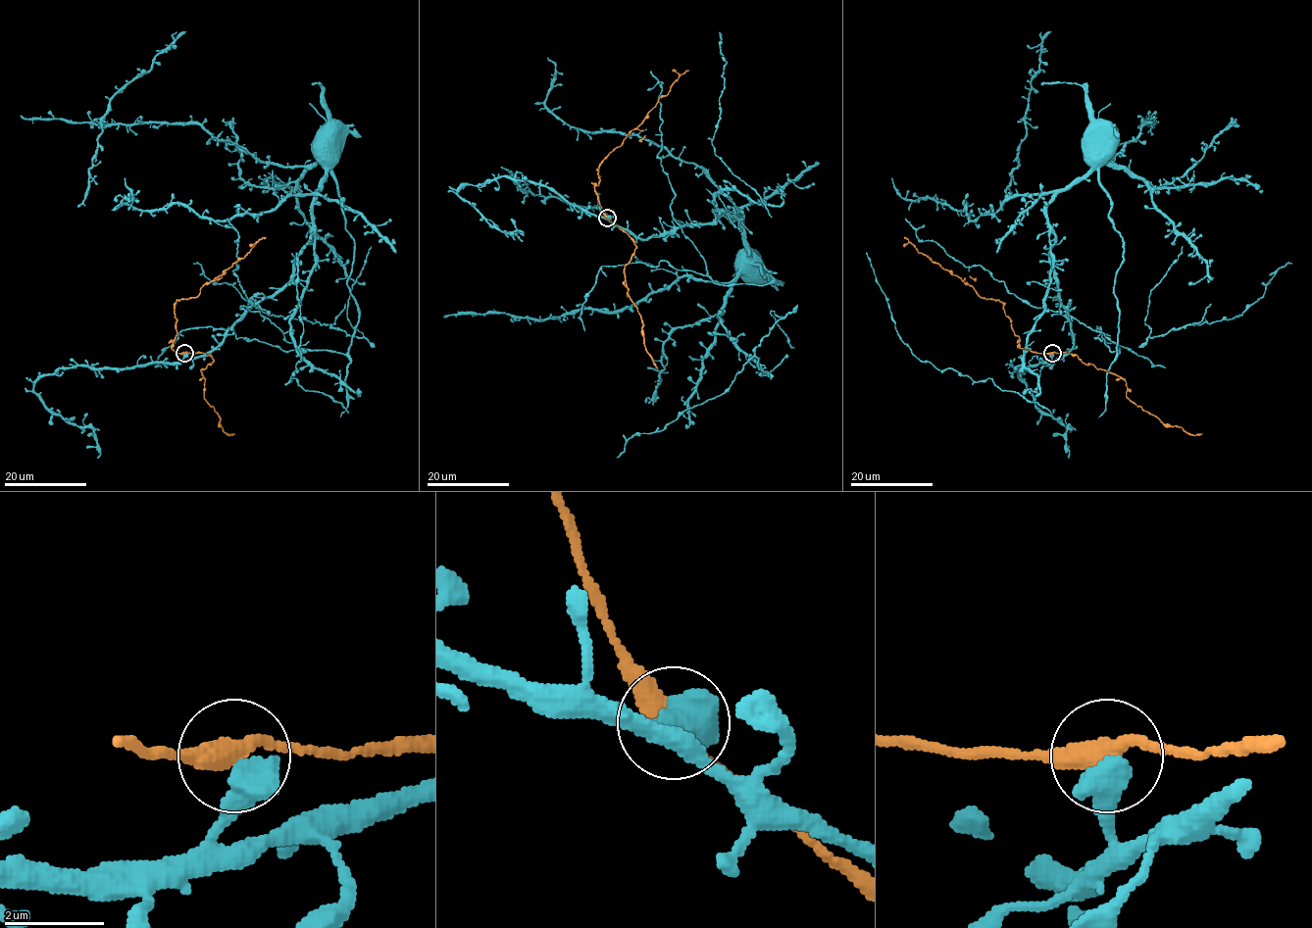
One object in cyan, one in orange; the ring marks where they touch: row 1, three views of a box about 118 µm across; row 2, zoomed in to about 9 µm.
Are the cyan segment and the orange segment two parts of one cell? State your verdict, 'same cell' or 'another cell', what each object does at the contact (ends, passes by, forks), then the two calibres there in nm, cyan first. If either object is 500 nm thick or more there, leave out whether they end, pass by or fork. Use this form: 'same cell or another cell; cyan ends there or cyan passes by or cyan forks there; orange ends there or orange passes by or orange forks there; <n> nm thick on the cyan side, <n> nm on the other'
same cell; 650 nm thick on the cyan side, 400 nm on the other

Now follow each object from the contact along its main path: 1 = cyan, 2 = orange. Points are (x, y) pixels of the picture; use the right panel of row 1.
1: (1052, 354), (1055, 361), (1064, 356), (1074, 336), (1055, 279), (1047, 205), (1090, 169), (1095, 146)
2: (1052, 354), (1021, 348), (1001, 302), (981, 297), (956, 274), (920, 253), (904, 236)

